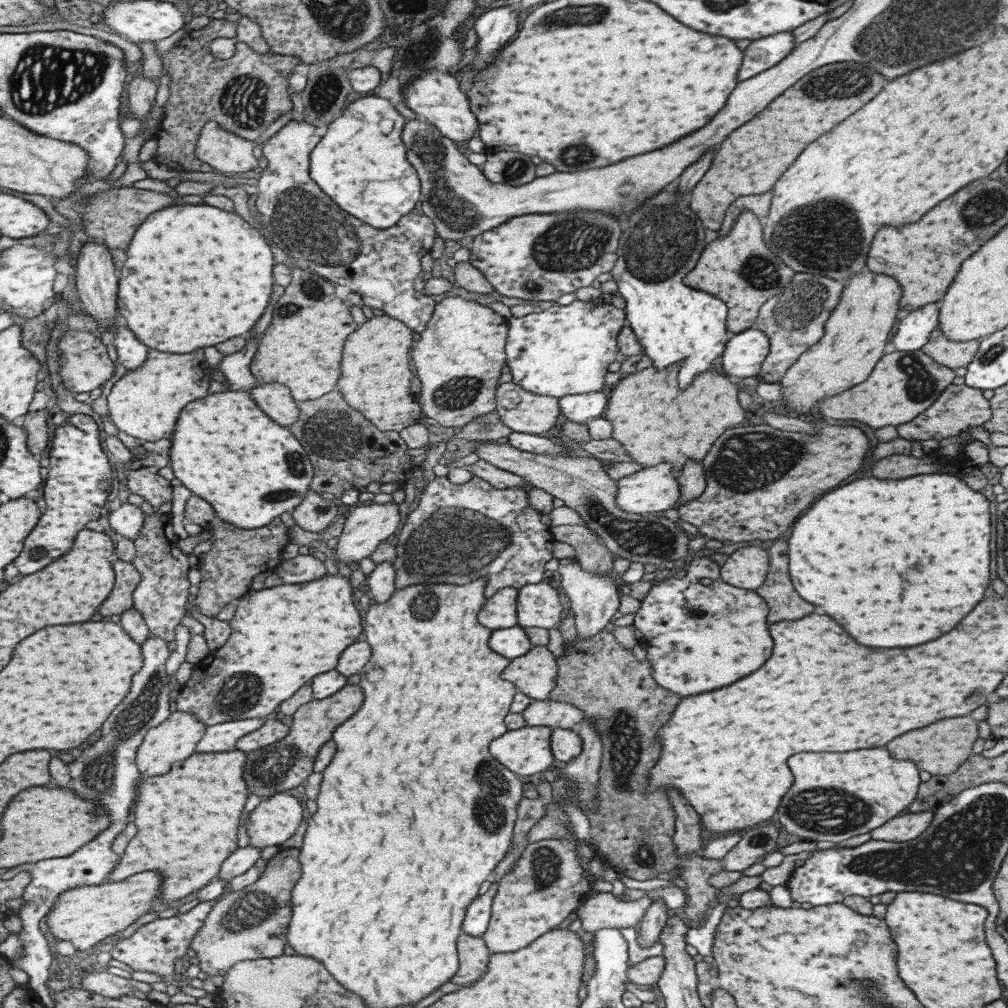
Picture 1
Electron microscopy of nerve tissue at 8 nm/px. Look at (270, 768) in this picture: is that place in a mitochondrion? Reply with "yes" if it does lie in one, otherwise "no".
yes

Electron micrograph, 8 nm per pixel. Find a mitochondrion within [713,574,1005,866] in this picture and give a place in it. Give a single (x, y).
(823, 809)

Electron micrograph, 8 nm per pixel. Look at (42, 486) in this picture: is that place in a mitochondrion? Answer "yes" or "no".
no

